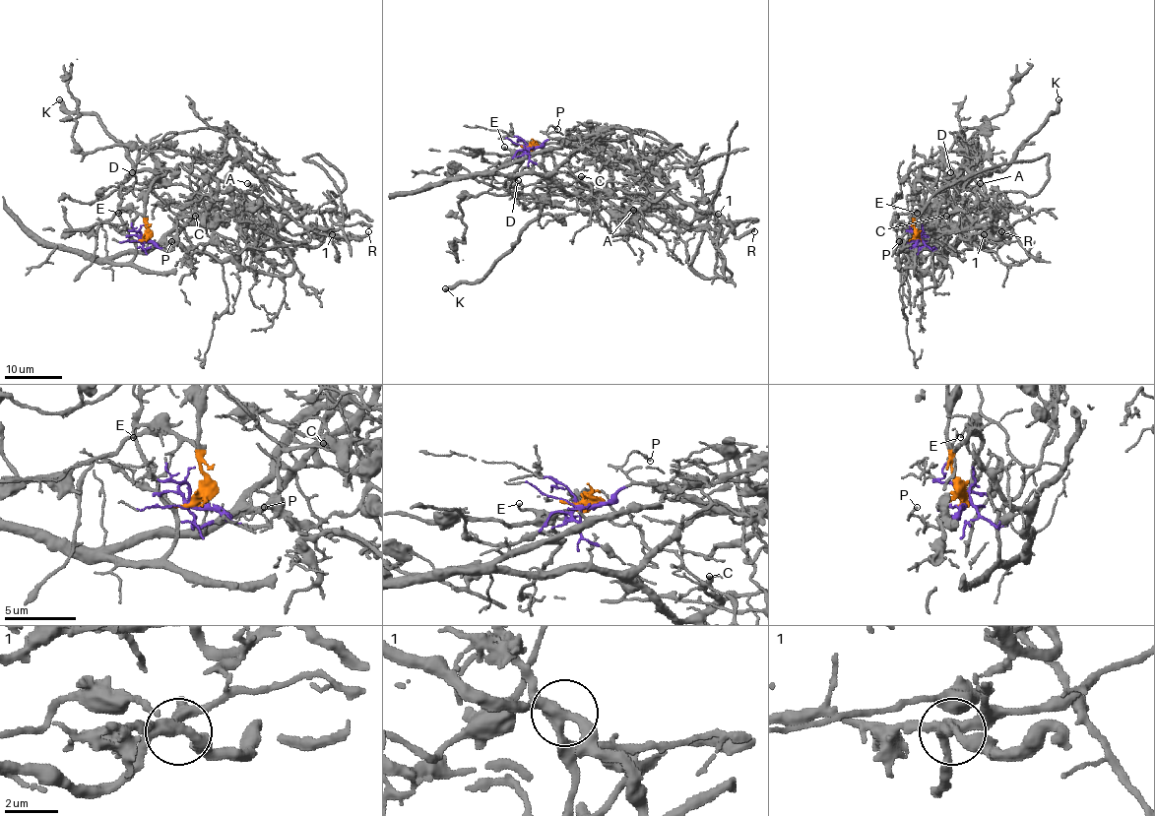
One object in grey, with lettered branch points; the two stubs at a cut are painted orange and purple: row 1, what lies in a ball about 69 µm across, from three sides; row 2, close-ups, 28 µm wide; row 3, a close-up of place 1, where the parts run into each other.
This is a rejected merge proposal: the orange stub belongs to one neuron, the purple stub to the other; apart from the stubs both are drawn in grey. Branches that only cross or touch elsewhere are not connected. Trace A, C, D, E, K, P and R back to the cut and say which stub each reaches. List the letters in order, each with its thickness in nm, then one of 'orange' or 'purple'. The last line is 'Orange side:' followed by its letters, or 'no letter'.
A: 120 nm thick; purple
C: 80 nm thick; purple
D: 130 nm thick; orange
E: 130 nm thick; orange
K: 440 nm thick; orange
P: 150 nm thick; purple
R: 260 nm thick; purple
Orange side: D, E, K

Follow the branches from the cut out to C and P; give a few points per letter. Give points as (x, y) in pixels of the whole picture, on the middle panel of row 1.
C: (527, 148), (551, 132), (576, 141), (616, 127), (600, 141), (644, 182), (581, 176)
P: (527, 148), (539, 148), (548, 138), (547, 129), (551, 126), (557, 129)

